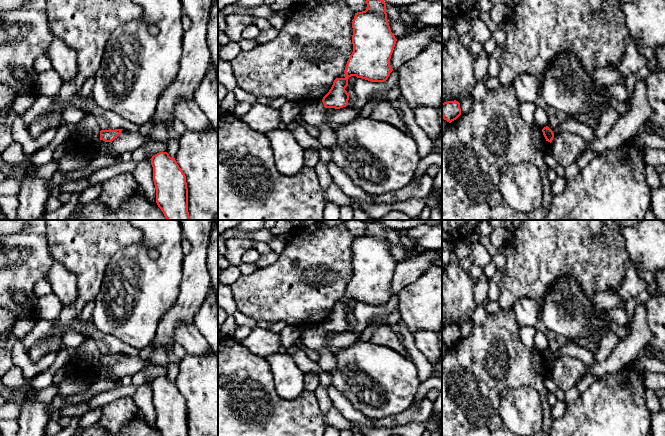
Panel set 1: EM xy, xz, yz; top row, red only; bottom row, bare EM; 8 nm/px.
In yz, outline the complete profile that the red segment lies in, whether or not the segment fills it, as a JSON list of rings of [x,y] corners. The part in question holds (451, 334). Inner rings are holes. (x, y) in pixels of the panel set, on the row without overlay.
[[[456,324],[442,327],[443,343],[451,347],[461,339],[460,327]]]

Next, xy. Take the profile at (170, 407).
[[[167,376],[152,380],[156,427],[162,436],[188,436],[186,400]]]

